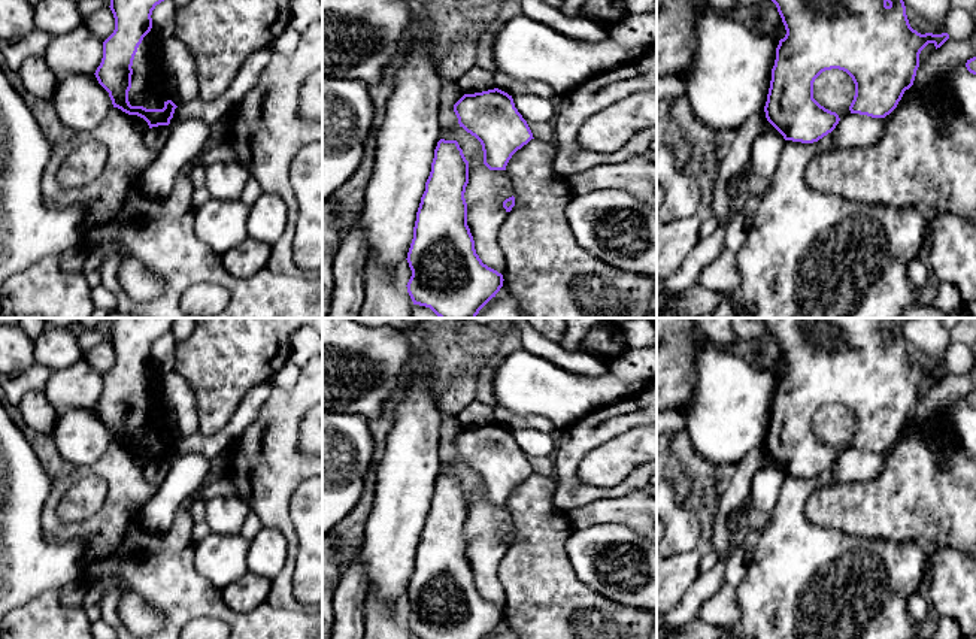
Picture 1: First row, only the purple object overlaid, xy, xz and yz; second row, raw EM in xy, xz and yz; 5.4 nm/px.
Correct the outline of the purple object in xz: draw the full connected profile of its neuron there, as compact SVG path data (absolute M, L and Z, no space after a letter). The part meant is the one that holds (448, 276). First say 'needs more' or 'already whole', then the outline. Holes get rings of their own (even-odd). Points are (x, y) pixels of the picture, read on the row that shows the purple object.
already whole | M440 139L431 172L416 212L413 239L407 252L412 276L407 293L413 305L430 308L439 318L476 318L503 287L503 275L482 263L467 225L469 161L457 140Z

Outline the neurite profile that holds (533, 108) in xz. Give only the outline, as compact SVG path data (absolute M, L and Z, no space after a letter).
M533 94L512 96L512 99L515 107L527 122L554 121L555 110L551 100Z

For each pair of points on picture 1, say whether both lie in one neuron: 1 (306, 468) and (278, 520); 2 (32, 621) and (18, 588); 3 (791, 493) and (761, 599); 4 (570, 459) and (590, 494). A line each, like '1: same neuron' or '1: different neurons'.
1: same neuron
2: different neurons
3: same neuron
4: same neuron

